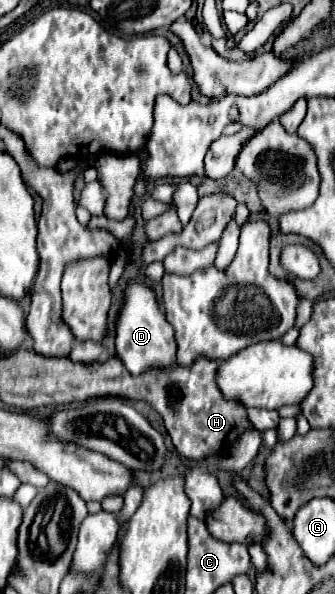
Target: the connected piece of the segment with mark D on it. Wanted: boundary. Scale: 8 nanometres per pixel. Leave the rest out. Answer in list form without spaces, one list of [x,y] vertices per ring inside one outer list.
[[[130,280],[124,290],[124,302],[116,316],[116,354],[130,374],[140,374],[144,368],[176,364],[174,330],[158,308],[154,290],[138,280]]]

